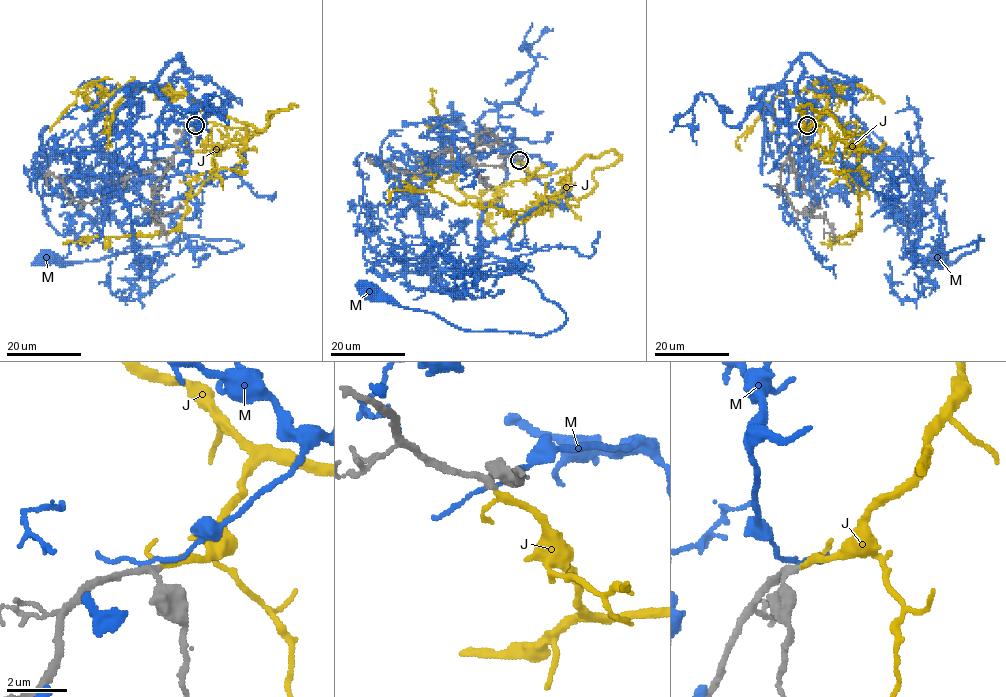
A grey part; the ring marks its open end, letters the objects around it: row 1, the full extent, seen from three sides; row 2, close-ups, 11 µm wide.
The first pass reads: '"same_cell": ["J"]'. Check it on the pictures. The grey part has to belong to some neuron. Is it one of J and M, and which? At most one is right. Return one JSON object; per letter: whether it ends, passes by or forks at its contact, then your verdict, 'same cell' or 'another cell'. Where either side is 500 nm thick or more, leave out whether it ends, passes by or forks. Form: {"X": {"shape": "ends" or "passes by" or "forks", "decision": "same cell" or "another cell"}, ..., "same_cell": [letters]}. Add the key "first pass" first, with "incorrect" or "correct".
{"first pass": "correct", "J": {"shape": "passes by", "decision": "same cell"}, "M": {"shape": "passes by", "decision": "another cell"}, "same_cell": ["J"]}

